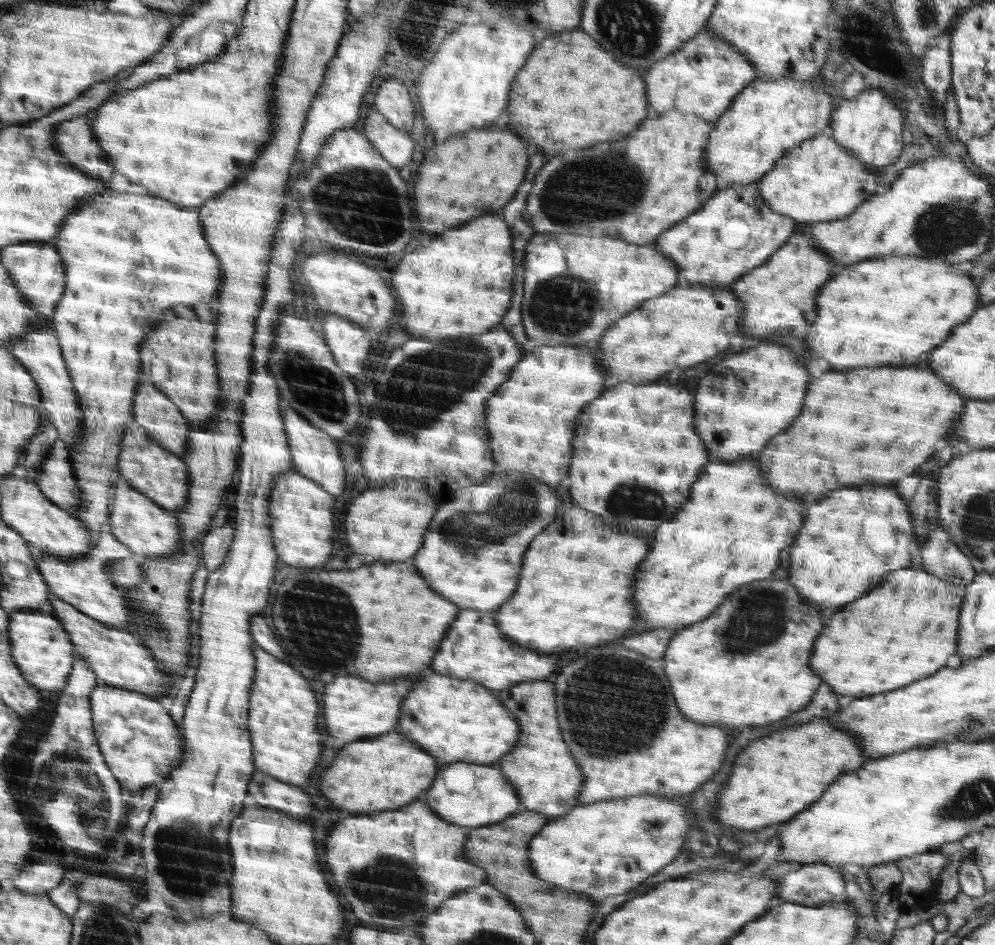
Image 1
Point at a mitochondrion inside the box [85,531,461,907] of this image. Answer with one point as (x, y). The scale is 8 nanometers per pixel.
(310, 613)

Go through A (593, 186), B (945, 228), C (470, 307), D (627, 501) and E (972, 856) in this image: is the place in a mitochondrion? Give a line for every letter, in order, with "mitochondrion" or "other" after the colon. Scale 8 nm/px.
A: mitochondrion
B: mitochondrion
C: other
D: mitochondrion
E: other

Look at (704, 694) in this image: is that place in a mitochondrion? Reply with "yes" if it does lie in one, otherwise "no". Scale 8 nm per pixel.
no

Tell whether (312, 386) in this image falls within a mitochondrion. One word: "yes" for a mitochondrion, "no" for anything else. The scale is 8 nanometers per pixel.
yes

